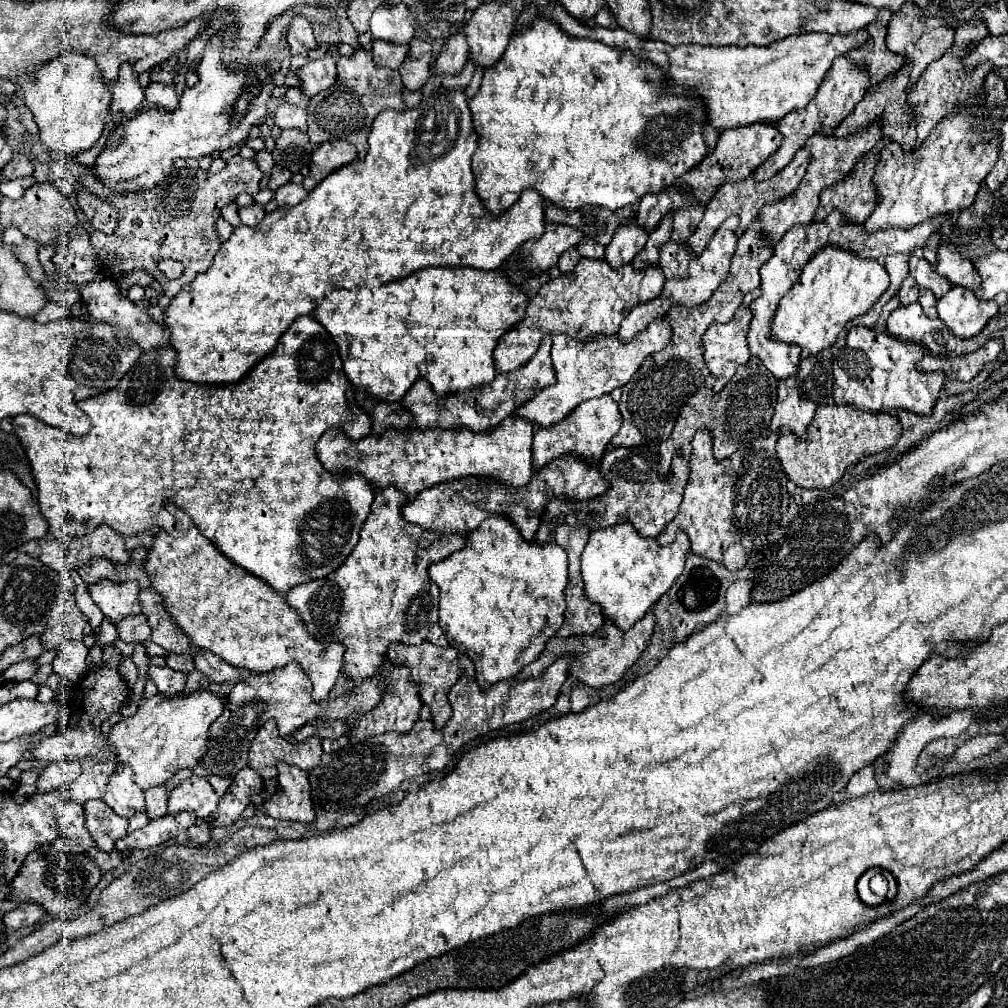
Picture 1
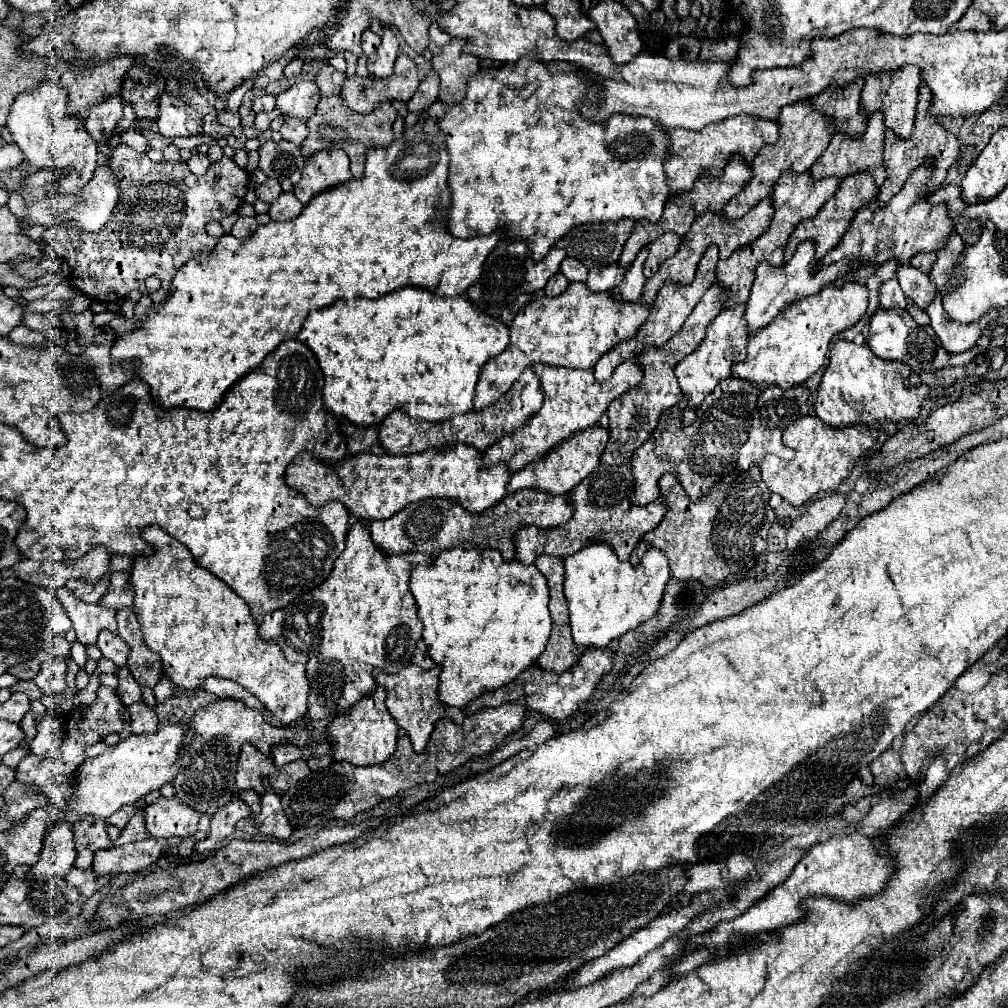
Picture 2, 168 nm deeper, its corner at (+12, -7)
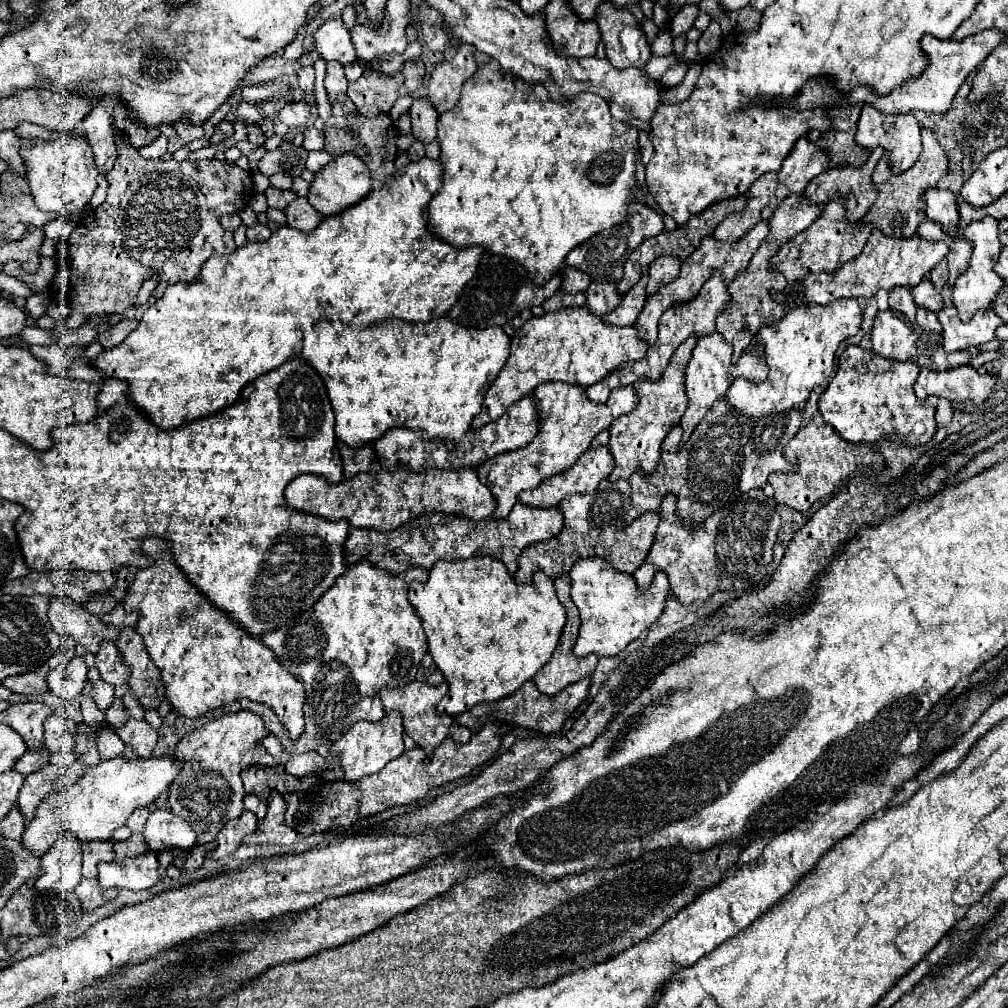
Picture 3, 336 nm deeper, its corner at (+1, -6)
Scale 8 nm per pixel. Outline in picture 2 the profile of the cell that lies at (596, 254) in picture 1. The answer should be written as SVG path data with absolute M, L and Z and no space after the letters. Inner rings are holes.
M567 256L567 258L561 262L561 274L565 274L569 282L585 282L589 270L587 270L585 264L579 262L577 258Z

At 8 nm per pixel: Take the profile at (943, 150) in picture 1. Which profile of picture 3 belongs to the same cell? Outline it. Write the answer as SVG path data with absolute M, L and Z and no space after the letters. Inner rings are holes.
M872 231L864 251L852 259L852 263L846 263L834 275L808 275L796 291L792 289L790 293L806 305L828 305L836 299L868 301L876 297L880 289L892 291L896 287L916 287L946 255L948 247L944 243L924 243L922 239L916 239L916 235L912 239L884 239L880 231Z

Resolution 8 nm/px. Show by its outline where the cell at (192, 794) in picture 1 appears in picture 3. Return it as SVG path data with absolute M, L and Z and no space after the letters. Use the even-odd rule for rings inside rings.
M156 809L150 813L142 837L148 851L164 851L170 847L190 851L196 845L196 831L190 823L166 809Z

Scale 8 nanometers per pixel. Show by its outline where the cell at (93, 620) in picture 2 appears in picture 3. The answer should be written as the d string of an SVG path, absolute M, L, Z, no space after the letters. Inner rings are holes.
M52 599L48 619L58 635L72 637L76 645L82 645L92 655L96 655L96 651L100 649L104 623L100 623L100 619L84 607L78 607L72 601Z

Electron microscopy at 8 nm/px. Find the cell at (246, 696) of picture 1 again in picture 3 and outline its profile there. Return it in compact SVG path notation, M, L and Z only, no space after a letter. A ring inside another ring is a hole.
M238 711L222 715L220 719L214 719L194 733L186 735L174 751L174 759L182 761L184 765L180 775L168 789L170 811L174 815L180 815L198 831L204 831L204 827L208 825L224 827L224 823L228 823L230 819L240 817L244 811L242 799L246 795L240 779L242 769L252 765L276 765L272 763L270 753L260 747L258 739L264 737L264 733L266 731L258 715L252 715L250 711Z

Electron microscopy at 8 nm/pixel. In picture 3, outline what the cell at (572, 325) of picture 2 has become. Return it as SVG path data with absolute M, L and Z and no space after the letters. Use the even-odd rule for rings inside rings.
M586 307L560 309L542 317L532 317L514 335L510 345L510 357L496 381L490 385L480 415L472 419L472 429L478 429L490 421L496 421L506 407L530 395L540 383L564 381L570 385L590 387L616 371L622 363L634 363L646 355L648 347L636 339L636 327L604 325L602 317L592 315Z

